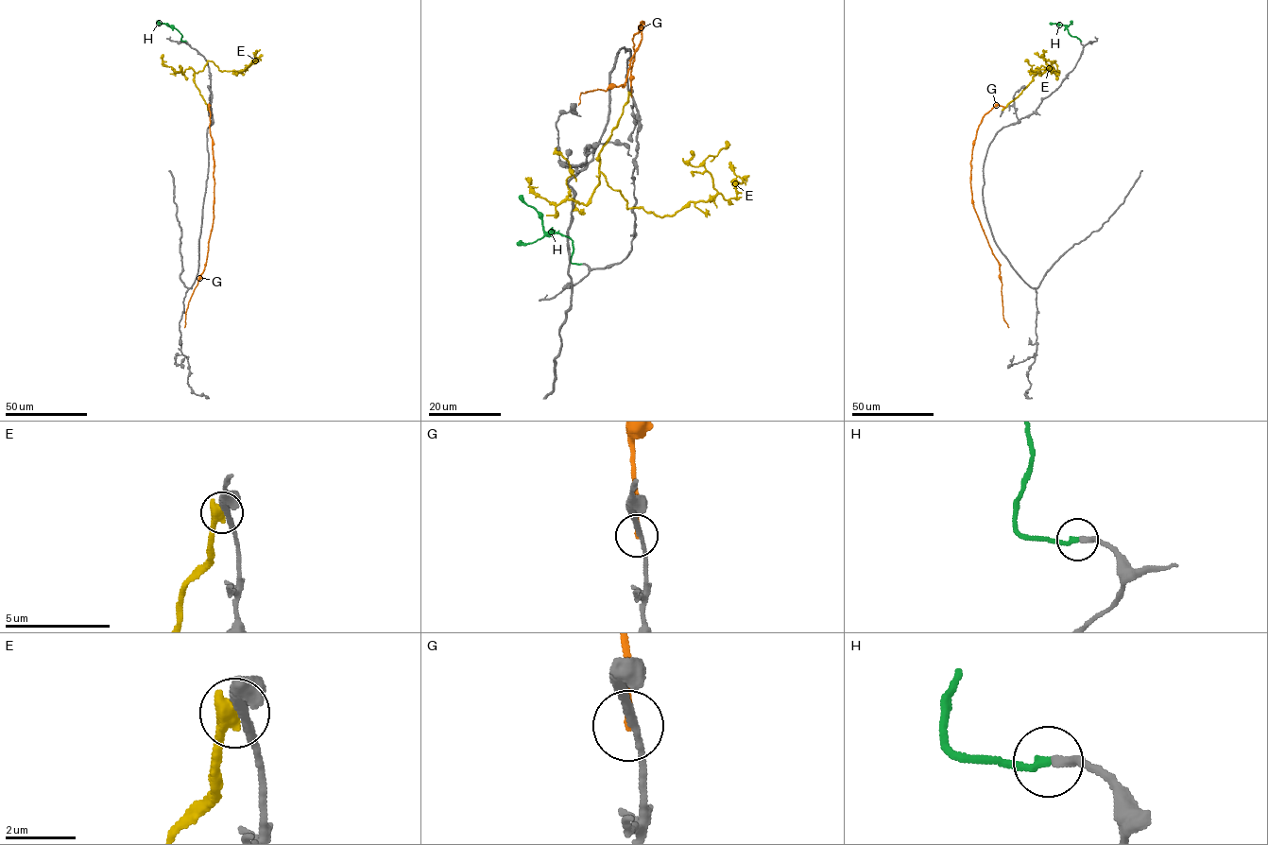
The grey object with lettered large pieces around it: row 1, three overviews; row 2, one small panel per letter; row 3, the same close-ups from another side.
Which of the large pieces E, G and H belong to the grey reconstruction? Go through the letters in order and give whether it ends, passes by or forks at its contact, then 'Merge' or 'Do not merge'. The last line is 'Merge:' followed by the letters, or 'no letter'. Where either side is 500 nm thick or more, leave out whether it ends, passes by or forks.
E: Do not merge
G: It ends there. Do not merge
H: It ends there. Merge
Merge: H

